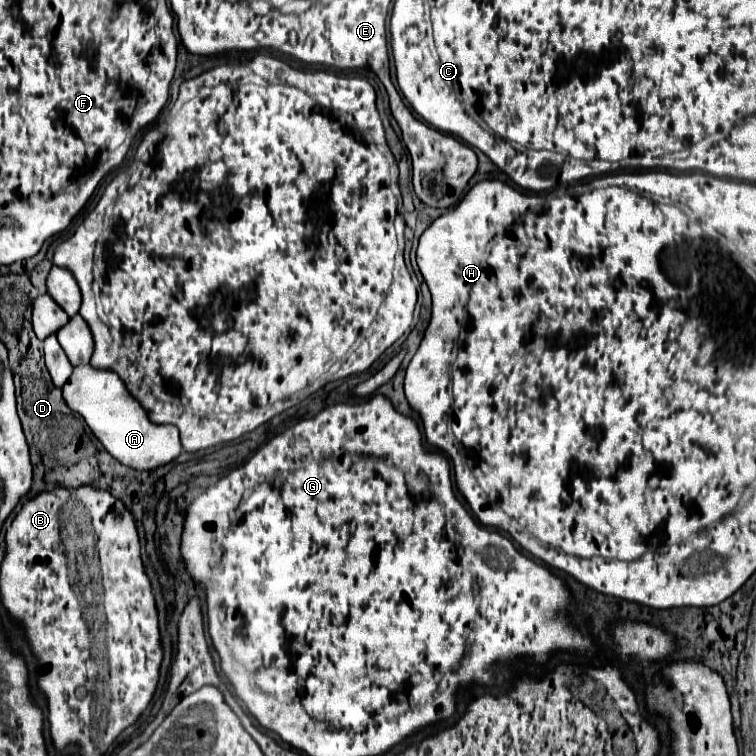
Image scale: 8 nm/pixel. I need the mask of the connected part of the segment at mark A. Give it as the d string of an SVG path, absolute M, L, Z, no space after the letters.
M89 364L77 366L63 386L63 398L71 410L85 418L87 426L105 450L125 466L135 470L155 470L157 466L175 460L183 450L179 430L169 424L151 424L143 406L131 398L129 390L113 370L91 368Z

